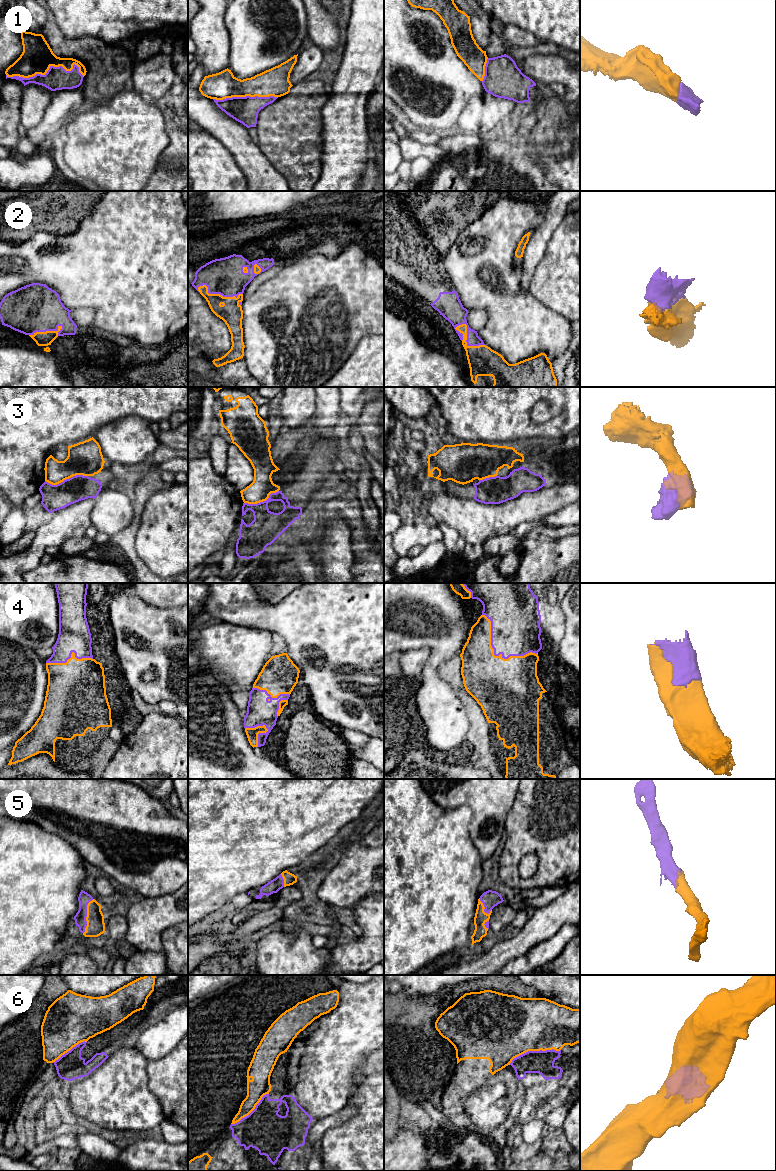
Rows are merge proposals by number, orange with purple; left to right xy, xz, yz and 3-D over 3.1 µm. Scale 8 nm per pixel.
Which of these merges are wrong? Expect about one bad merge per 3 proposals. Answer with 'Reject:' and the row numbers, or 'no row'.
Reject: 3, 6

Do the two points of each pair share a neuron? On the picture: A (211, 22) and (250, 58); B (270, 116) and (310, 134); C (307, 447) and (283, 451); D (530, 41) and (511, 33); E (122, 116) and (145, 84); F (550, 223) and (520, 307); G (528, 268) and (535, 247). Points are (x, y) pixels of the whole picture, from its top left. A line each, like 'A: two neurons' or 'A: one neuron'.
A: two neurons
B: one neuron
C: one neuron
D: one neuron
E: two neurons
F: two neurons
G: one neuron

